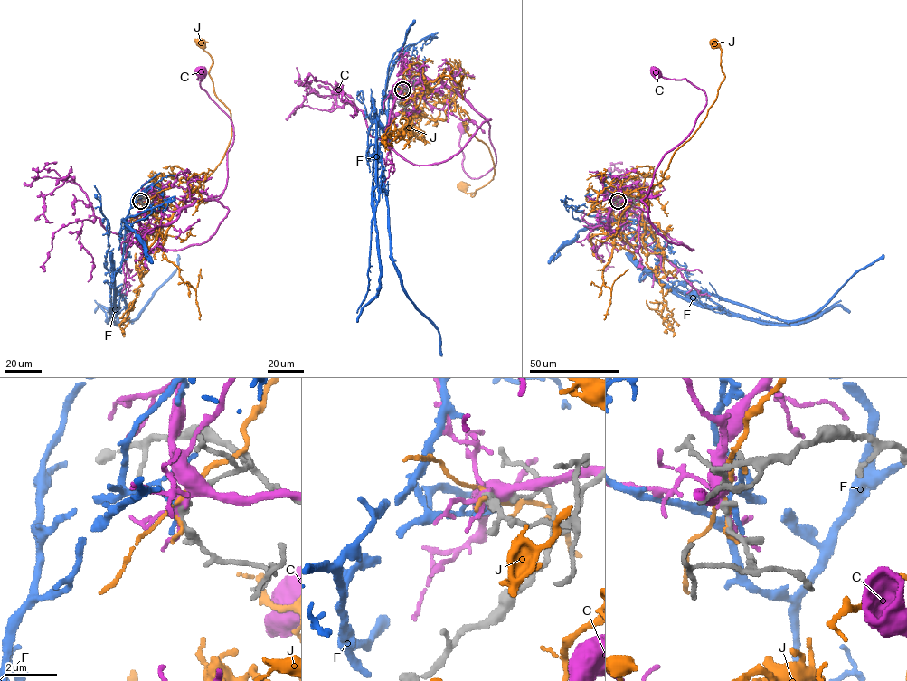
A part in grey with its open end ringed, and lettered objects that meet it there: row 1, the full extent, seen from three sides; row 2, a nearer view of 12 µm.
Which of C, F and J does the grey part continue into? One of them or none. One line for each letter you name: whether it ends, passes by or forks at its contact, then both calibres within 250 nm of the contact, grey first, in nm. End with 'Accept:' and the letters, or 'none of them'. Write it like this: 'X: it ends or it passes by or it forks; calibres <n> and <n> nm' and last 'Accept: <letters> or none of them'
F: it passes by; calibres 200 and 200 nm
Accept: F

